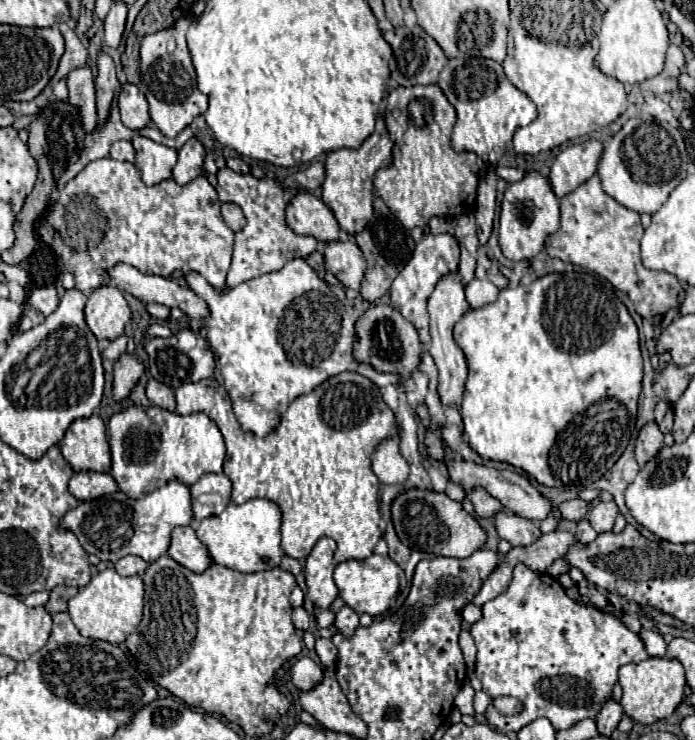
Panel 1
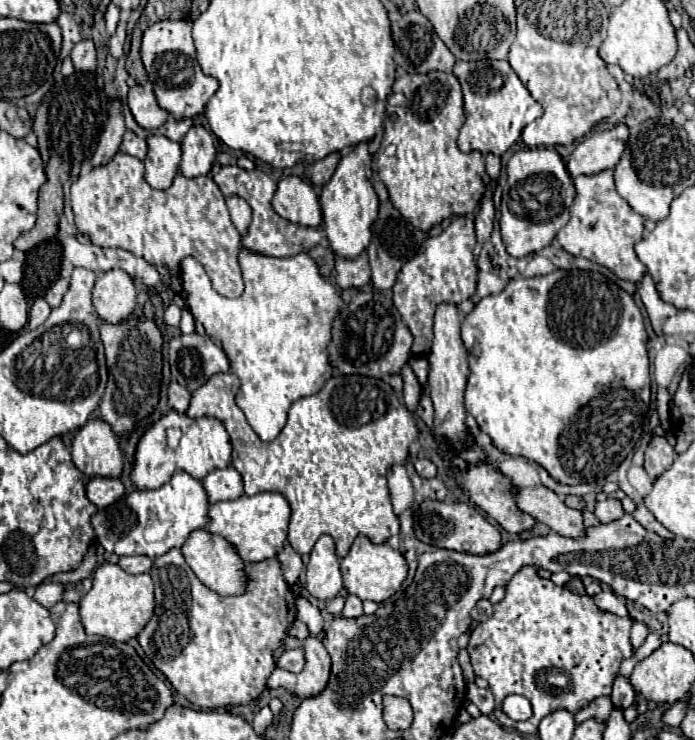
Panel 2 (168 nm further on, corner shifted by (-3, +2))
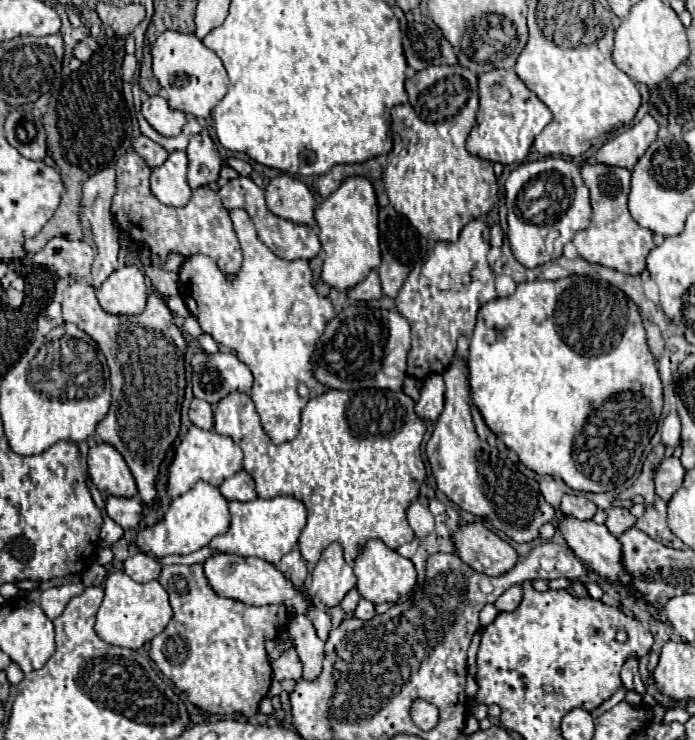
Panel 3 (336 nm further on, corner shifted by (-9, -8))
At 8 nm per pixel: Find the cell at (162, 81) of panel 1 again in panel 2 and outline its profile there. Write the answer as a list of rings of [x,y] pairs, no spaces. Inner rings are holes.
[[[162,20],[152,24],[142,36],[142,62],[154,84],[154,94],[158,104],[168,110],[174,118],[194,118],[198,116],[212,94],[218,90],[218,80],[202,72],[196,60],[194,40],[190,36],[192,20]]]

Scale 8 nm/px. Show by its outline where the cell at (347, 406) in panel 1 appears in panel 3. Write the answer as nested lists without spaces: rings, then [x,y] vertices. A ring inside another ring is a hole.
[[[326,390],[322,396],[310,400],[302,410],[300,432],[292,442],[274,446],[264,434],[254,402],[244,392],[230,392],[214,410],[214,430],[230,436],[244,452],[244,470],[254,478],[260,498],[294,496],[304,502],[308,510],[308,524],[300,534],[298,548],[306,562],[316,564],[322,550],[338,542],[344,548],[344,560],[354,562],[364,544],[372,538],[382,540],[396,550],[414,540],[414,532],[406,522],[406,508],[418,496],[420,484],[426,480],[420,444],[426,434],[424,422],[414,412],[414,402],[402,390]]]

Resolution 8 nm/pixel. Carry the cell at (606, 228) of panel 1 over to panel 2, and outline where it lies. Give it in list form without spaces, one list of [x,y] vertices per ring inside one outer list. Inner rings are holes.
[[[602,170],[598,174],[582,174],[574,178],[576,184],[576,200],[570,208],[568,224],[558,232],[556,240],[562,244],[566,252],[572,256],[588,258],[596,264],[606,266],[618,278],[640,282],[646,272],[646,266],[638,260],[634,252],[634,244],[642,240],[644,234],[644,218],[636,214],[624,198],[614,188],[614,170]]]

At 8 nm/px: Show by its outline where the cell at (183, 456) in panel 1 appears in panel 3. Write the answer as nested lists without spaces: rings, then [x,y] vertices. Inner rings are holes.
[[[190,426],[186,436],[176,446],[176,456],[168,466],[168,486],[166,492],[170,498],[178,498],[188,492],[198,480],[204,480],[212,486],[220,486],[226,478],[242,470],[242,450],[230,436],[220,436],[214,430],[202,430]]]

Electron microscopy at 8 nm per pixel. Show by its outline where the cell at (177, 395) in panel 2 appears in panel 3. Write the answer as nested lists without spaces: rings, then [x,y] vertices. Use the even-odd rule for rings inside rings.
[[[194,398],[188,408],[188,418],[194,426],[204,428],[204,430],[212,430],[212,406],[208,402]]]

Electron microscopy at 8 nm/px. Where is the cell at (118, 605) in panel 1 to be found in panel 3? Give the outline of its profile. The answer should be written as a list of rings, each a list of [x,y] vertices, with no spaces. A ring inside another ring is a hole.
[[[114,572],[108,574],[106,578],[104,600],[96,614],[94,630],[104,642],[112,646],[140,650],[144,644],[148,644],[154,636],[158,636],[166,628],[170,618],[172,618],[172,608],[168,602],[168,594],[158,580],[138,584],[128,574]]]

